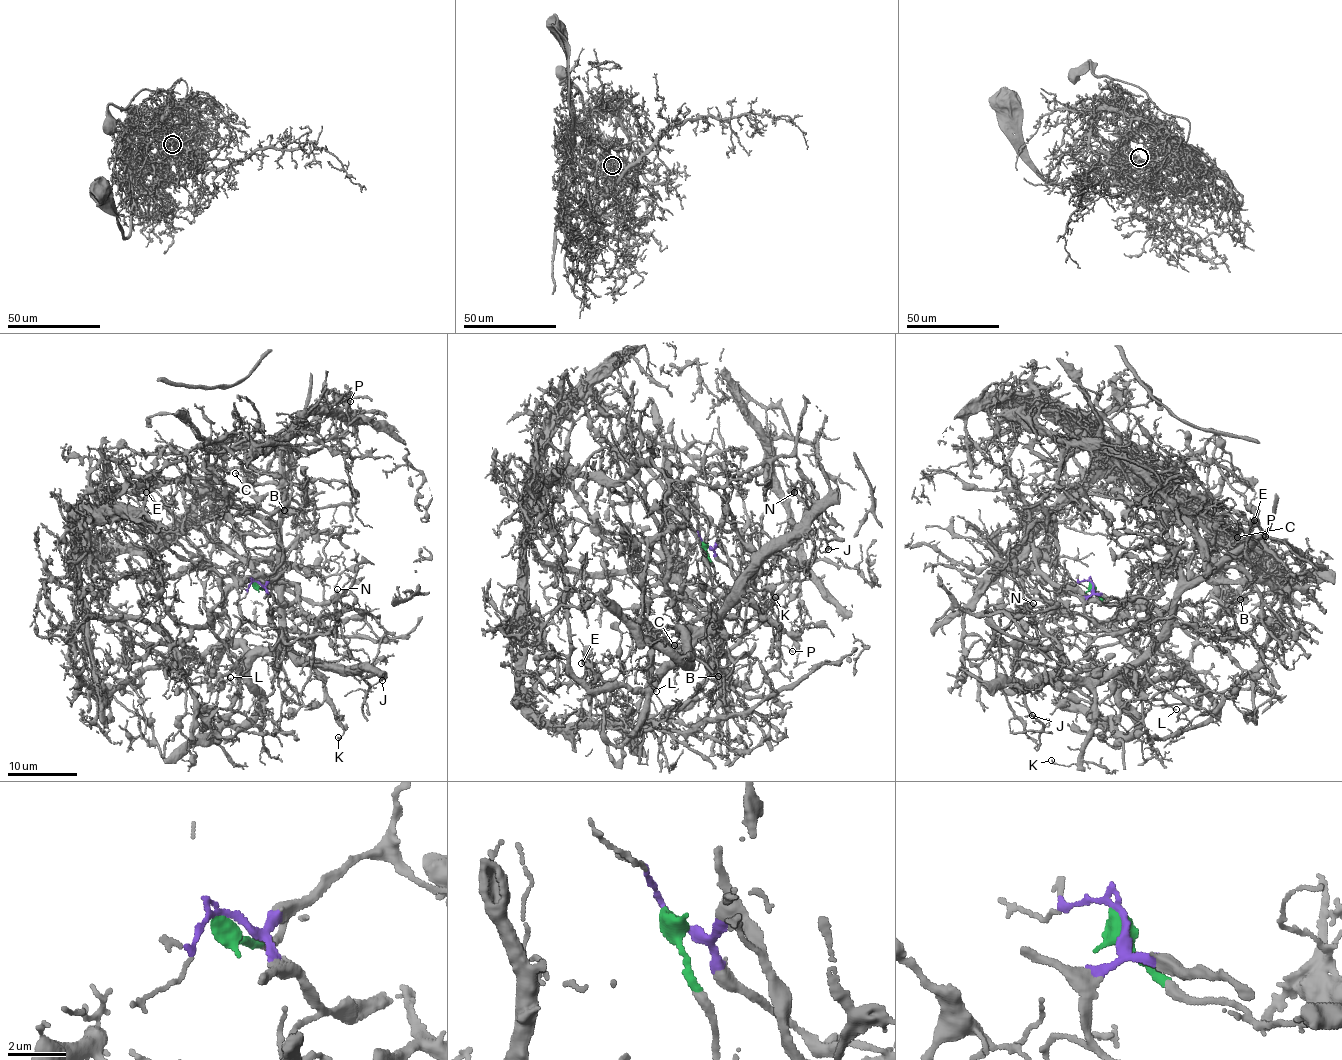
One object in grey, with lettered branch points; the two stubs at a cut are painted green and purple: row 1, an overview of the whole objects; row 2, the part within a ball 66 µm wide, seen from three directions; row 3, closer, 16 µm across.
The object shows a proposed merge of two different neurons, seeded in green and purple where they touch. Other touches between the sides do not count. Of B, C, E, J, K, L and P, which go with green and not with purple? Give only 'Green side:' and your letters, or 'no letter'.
Green side: B, C, J, K, L, P

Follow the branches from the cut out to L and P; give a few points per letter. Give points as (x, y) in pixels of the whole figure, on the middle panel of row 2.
L: (704, 545), (727, 598), (709, 621), (715, 632), (716, 624), (699, 631), (676, 653), (654, 648), (655, 691)
P: (704, 545), (727, 592), (709, 620), (715, 629), (717, 618), (724, 649), (765, 608), (792, 652)

